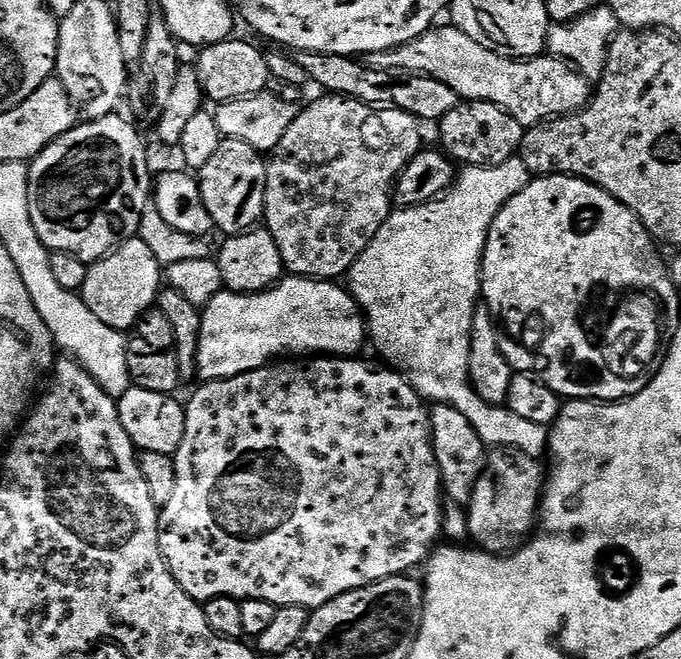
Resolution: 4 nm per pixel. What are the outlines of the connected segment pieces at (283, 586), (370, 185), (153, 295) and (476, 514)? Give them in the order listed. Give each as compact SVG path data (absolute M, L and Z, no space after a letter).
M288 358L283 362L273 362L263 364L258 370L250 370L246 374L238 374L234 378L222 378L221 380L210 380L201 383L200 389L192 396L192 401L187 401L184 417L186 418L186 430L182 438L182 446L178 446L175 454L176 461L176 481L174 482L174 494L170 498L170 502L166 502L160 508L160 549L164 555L166 566L170 570L170 574L174 574L174 578L178 582L178 586L182 586L182 590L186 590L186 594L190 594L190 598L201 602L213 600L219 596L229 596L235 600L249 600L250 598L262 598L266 602L276 605L277 608L285 608L293 604L294 606L302 606L309 610L321 608L326 602L330 602L334 598L338 598L342 594L346 594L355 588L361 588L367 584L373 584L379 580L384 580L388 576L403 576L409 570L408 568L416 568L425 563L428 557L432 555L437 547L438 541L441 539L444 531L444 502L445 497L442 495L442 485L440 482L440 467L436 461L434 454L434 446L432 445L432 423L428 417L430 411L429 405L423 396L416 393L415 388L408 383L407 379L399 371L393 370L391 367L385 366L383 363L371 364L368 360L360 360L361 358Z
M320 94L313 104L307 104L297 111L290 130L282 134L282 142L267 161L263 223L278 242L282 262L291 275L335 281L348 273L392 215L396 180L422 150L422 124L401 108L364 104L351 96Z
M129 238L117 244L108 255L88 264L86 282L81 286L79 295L84 297L86 306L94 310L95 316L106 322L106 326L131 330L141 316L155 305L161 287L161 262L146 246L146 242L139 238Z
M494 448L487 453L484 472L478 478L471 503L466 506L468 510L468 533L483 551L497 554L515 552L533 535L538 524L538 513L546 483L546 468L545 465L543 468L540 463L541 461L537 457L526 454L517 448Z

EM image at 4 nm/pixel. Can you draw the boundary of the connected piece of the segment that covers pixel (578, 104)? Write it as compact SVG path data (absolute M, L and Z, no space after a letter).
M433 26L423 32L418 38L406 42L397 48L385 52L373 52L370 64L373 68L390 70L400 68L404 72L419 72L422 76L429 76L438 82L446 82L450 90L454 90L464 100L485 100L507 110L518 123L525 126L541 124L543 120L550 120L558 116L567 116L569 112L577 112L588 103L594 88L587 76L579 68L559 59L551 54L533 56L530 60L513 60L511 56L503 56L494 50L486 50L470 34L455 26L440 28Z

